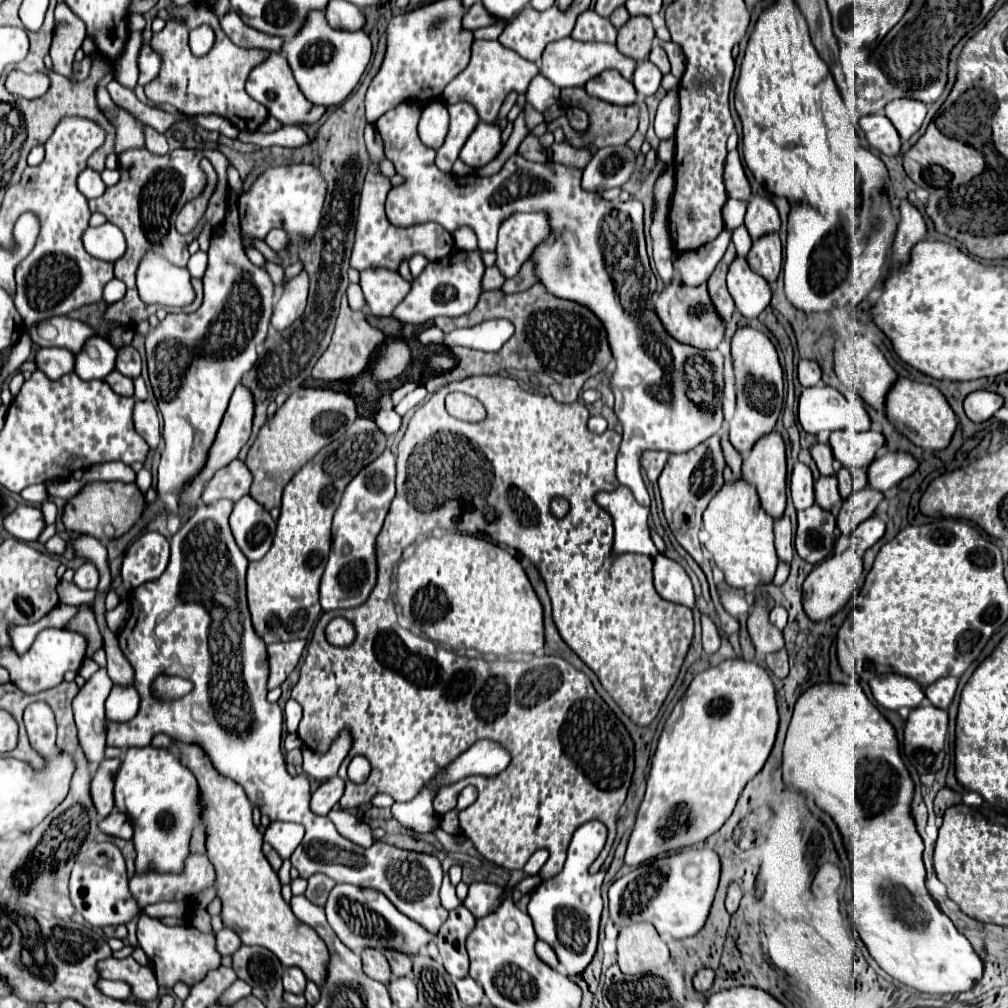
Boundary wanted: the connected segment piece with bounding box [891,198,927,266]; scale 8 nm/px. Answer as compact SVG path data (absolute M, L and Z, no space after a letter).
M905 198L901 202L901 220L895 232L895 242L893 242L893 266L899 266L903 262L909 260L909 252L911 248L925 238L925 220L921 216L921 212Z

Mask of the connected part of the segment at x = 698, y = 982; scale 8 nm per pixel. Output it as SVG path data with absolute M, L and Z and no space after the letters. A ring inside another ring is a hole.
M705 968L705 970L699 970L693 978L693 986L697 992L707 992L711 986L713 986L713 970L711 968Z

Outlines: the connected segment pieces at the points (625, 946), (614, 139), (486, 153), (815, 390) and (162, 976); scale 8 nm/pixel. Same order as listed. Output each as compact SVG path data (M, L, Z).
M649 922L625 926L617 940L619 968L623 974L643 974L669 960L669 948Z
M563 88L561 90L561 98L569 106L583 108L589 114L589 120L591 120L591 128L585 134L575 132L569 126L569 121L566 121L566 115L548 122L547 132L553 133L556 128L561 127L565 132L568 142L575 148L579 149L587 144L595 144L595 148L619 146L619 144L625 144L635 134L635 130L637 130L637 124L639 124L639 106L637 104L631 104L631 106L615 106L615 104L609 104L609 102L603 102L599 98L589 96L585 92L585 88Z
M479 122L477 128L467 138L459 158L471 168L481 168L487 162L491 162L501 148L503 148L501 128L497 124Z
M817 384L805 388L799 396L799 422L805 432L833 430L869 430L871 420L863 402L849 402L839 390Z
M191 926L137 928L137 940L153 966L153 972L157 976L157 984L167 990L171 990L177 982L193 986L199 980L203 980L209 970L215 970L221 966L219 952L215 952L215 936L203 934Z

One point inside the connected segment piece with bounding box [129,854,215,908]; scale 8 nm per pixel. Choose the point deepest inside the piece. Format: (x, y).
(148, 887)

